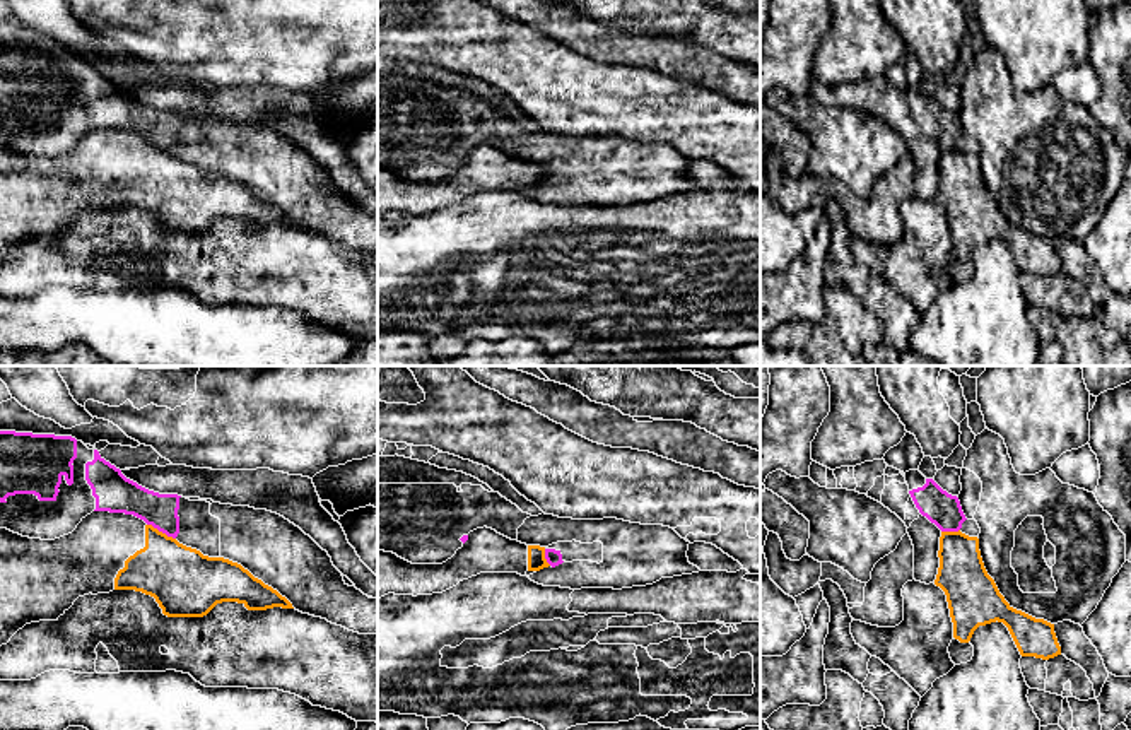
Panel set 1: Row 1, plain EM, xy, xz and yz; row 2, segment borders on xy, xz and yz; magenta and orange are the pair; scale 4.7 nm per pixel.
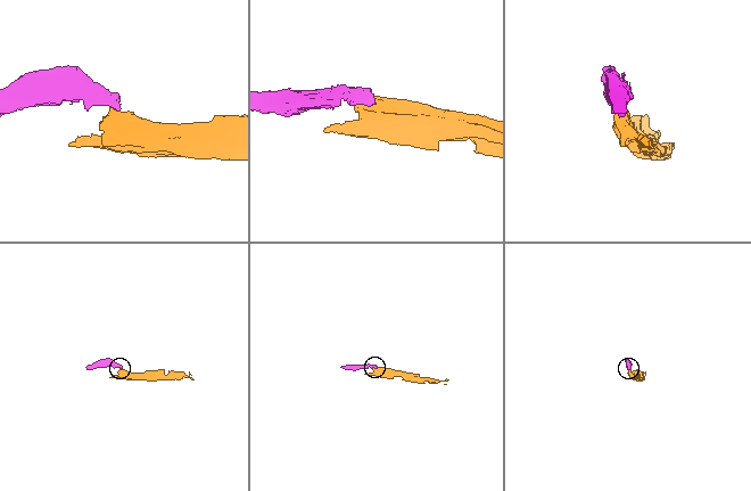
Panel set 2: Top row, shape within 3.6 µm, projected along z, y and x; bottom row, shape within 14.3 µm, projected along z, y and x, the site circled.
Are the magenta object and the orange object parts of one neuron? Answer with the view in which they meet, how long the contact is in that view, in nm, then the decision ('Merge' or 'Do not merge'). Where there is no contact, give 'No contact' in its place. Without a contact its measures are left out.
Touches magenta in xy. Shared border 150 nm. Do not merge

